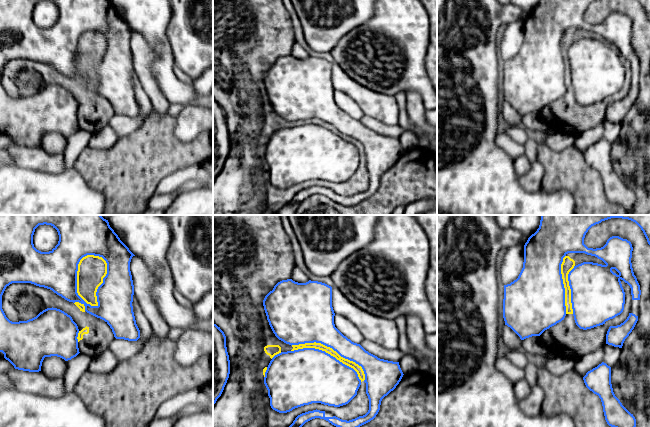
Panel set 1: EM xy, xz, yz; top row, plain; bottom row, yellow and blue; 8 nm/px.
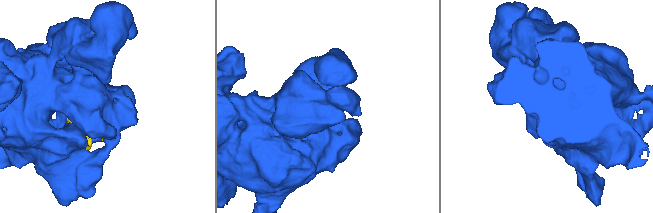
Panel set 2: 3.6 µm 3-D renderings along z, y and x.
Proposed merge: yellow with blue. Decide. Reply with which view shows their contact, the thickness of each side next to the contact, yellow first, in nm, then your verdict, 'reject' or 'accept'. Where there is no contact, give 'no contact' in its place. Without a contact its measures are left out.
xy | 220/320 nm | reject

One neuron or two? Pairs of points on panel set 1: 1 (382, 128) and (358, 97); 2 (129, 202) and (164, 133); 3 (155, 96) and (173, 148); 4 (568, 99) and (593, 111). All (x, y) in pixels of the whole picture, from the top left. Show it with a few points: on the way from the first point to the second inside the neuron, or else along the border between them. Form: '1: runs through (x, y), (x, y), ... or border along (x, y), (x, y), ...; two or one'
1: border along (364, 114), (387, 124), (397, 124); two
2: runs through (129, 185), (129, 172), (151, 150); one
3: border along (153, 107), (159, 113), (166, 112); two
4: runs through (574, 105), (580, 111), (587, 111); one

